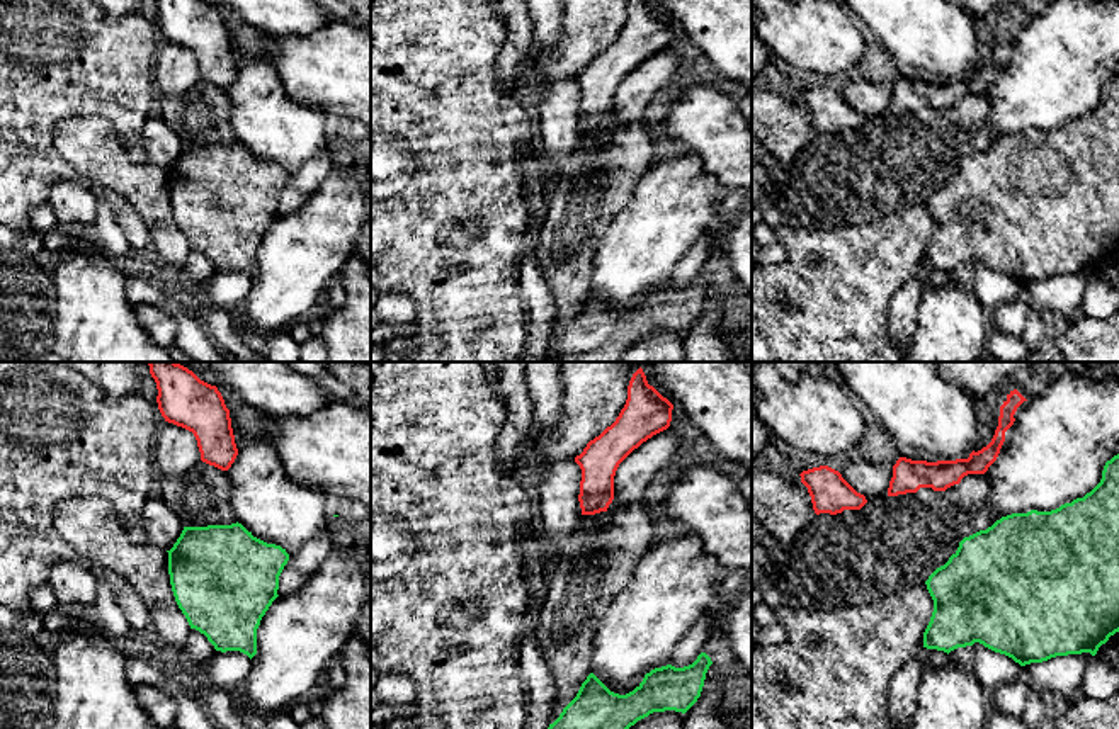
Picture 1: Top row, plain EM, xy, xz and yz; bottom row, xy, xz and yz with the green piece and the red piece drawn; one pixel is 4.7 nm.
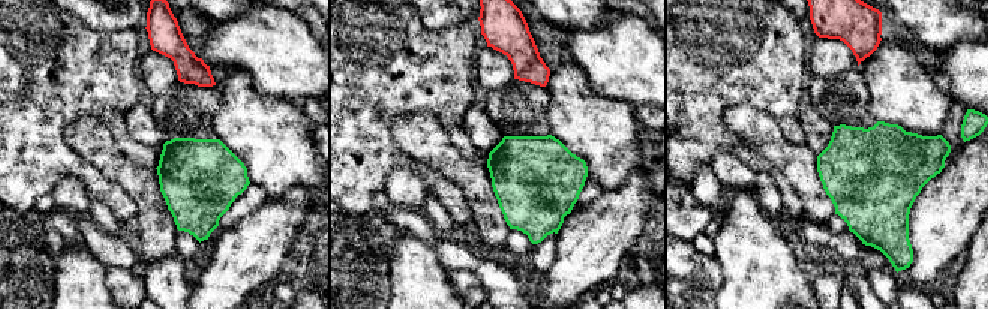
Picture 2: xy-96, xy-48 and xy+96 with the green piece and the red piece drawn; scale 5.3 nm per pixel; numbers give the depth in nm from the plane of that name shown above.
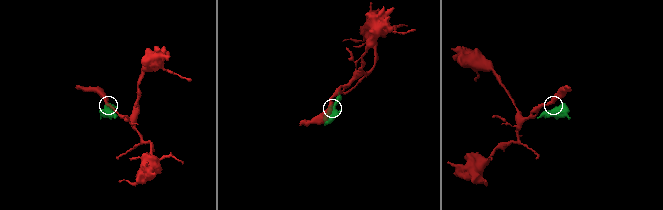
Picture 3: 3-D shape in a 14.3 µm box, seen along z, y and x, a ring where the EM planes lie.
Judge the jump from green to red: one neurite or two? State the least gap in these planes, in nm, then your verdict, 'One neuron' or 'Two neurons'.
Distance 220 nm. Two neurons

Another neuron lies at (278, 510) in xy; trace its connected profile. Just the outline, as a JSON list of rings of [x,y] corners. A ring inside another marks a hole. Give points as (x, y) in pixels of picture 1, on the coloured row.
[[[257,432],[238,447],[226,471],[236,522],[253,537],[281,545],[289,557],[332,528],[332,498],[293,481],[272,442]]]

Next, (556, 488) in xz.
[[[570,459],[549,464],[529,484],[537,503],[541,544],[553,564],[580,523],[580,481],[582,469]]]

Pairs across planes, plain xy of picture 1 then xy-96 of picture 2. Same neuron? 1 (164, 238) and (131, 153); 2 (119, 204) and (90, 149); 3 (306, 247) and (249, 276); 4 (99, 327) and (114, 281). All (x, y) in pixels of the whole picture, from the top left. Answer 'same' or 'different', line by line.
1: different
2: different
3: same
4: different

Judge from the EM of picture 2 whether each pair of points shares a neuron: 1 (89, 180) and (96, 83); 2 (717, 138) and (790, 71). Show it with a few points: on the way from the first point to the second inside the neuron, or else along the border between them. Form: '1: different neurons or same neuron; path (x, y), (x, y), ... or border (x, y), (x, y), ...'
1: same neuron; path (66, 156), (57, 147), (57, 123), (74, 107)
2: same neuron; path (715, 113), (715, 108), (753, 71), (765, 71)

